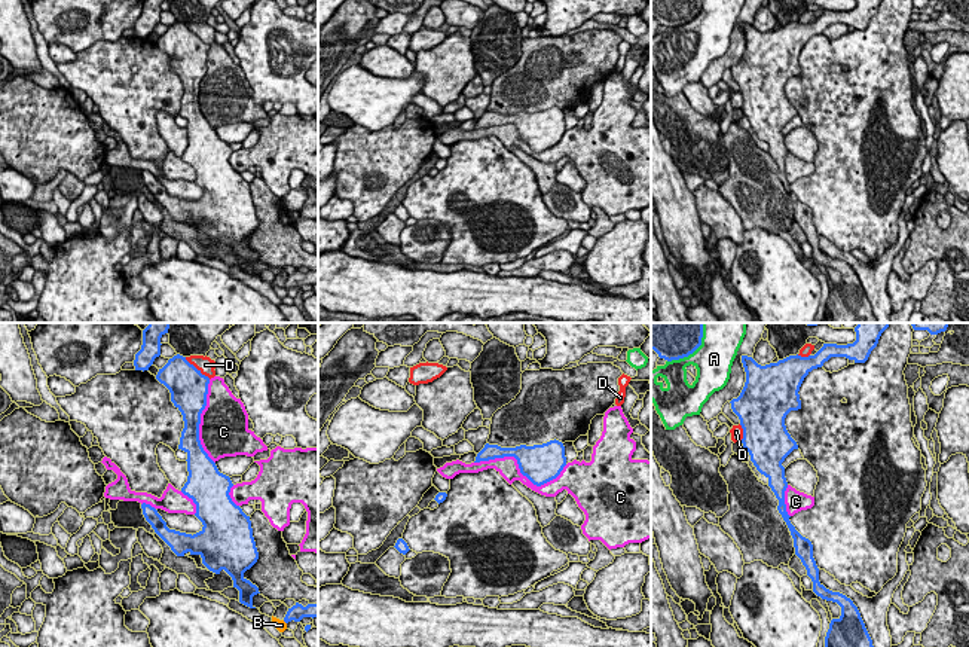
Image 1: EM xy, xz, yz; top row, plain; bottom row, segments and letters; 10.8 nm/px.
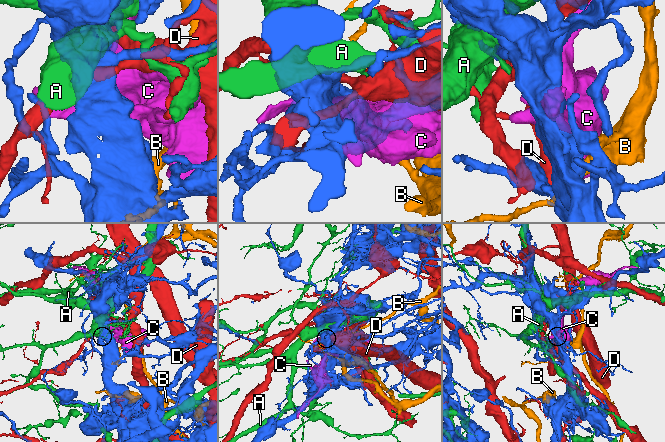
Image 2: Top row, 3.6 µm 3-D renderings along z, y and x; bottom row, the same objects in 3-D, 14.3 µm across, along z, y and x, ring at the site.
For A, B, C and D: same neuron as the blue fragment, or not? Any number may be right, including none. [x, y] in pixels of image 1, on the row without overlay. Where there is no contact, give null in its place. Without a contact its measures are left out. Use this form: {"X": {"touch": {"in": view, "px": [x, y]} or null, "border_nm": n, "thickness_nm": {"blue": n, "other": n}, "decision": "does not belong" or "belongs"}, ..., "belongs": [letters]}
{"A": {"touch": {"in": "yz", "px": [688, 21]}, "border_nm": 500, "thickness_nm": {"blue": 280, "other": 380}, "decision": "does not belong"}, "B": {"touch": null, "decision": "does not belong"}, "C": {"touch": {"in": "xz", "px": [519, 134]}, "border_nm": 1000, "thickness_nm": {"blue": 420, "other": 220}, "decision": "belongs"}, "D": {"touch": {"in": "xy", "px": [196, 36]}, "border_nm": 360, "thickness_nm": {"blue": 400, "other": 180}, "decision": "does not belong"}, "belongs": ["C"]}

